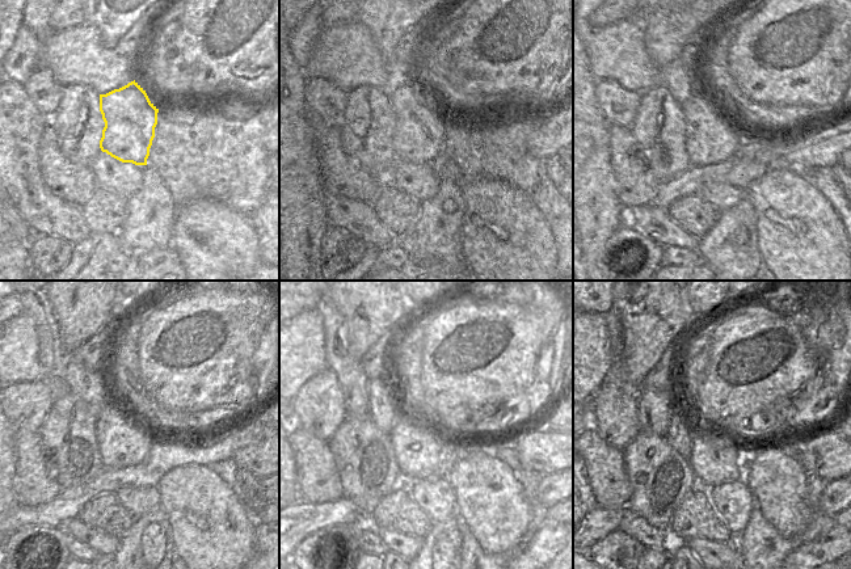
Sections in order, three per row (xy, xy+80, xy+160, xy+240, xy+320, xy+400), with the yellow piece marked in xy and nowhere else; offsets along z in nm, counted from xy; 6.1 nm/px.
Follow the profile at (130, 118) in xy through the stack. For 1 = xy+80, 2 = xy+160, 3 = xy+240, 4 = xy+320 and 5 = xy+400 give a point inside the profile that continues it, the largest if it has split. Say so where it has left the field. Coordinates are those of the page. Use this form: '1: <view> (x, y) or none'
1: xy+80 (420, 131)
2: xy+160 (710, 138)
3: xy+240 (121, 442)
4: xy+320 (416, 447)
5: xy+400 (716, 458)

